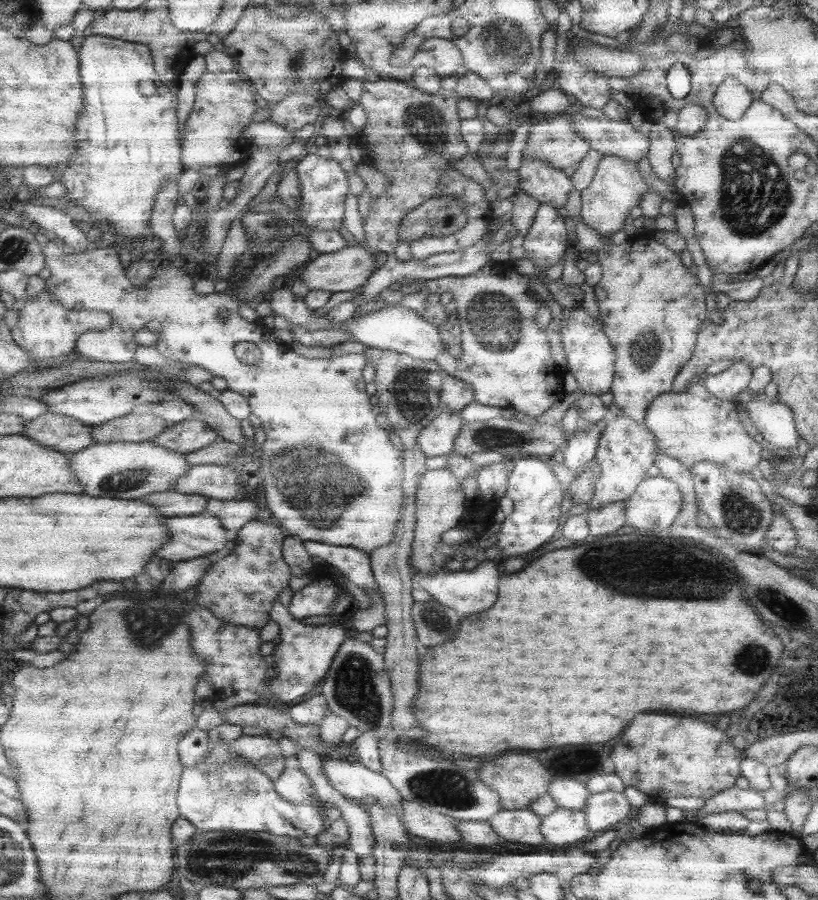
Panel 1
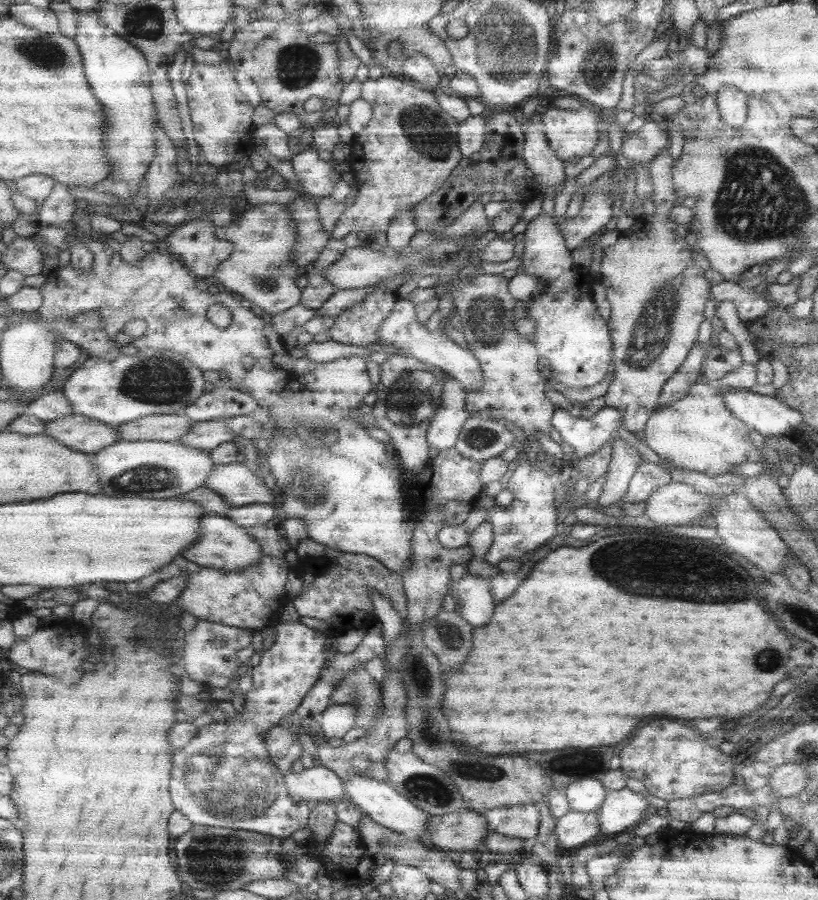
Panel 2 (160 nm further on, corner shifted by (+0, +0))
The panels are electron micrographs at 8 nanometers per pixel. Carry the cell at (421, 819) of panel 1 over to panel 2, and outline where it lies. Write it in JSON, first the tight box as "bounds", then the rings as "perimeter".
{"bounds":[425,811,490,852],"perimeter":[[[455,811],[432,816],[428,824],[428,834],[426,834],[425,838],[429,838],[432,844],[439,850],[475,852],[476,850],[482,850],[482,846],[486,843],[486,838],[490,834],[490,831],[485,816],[475,811]]]}

